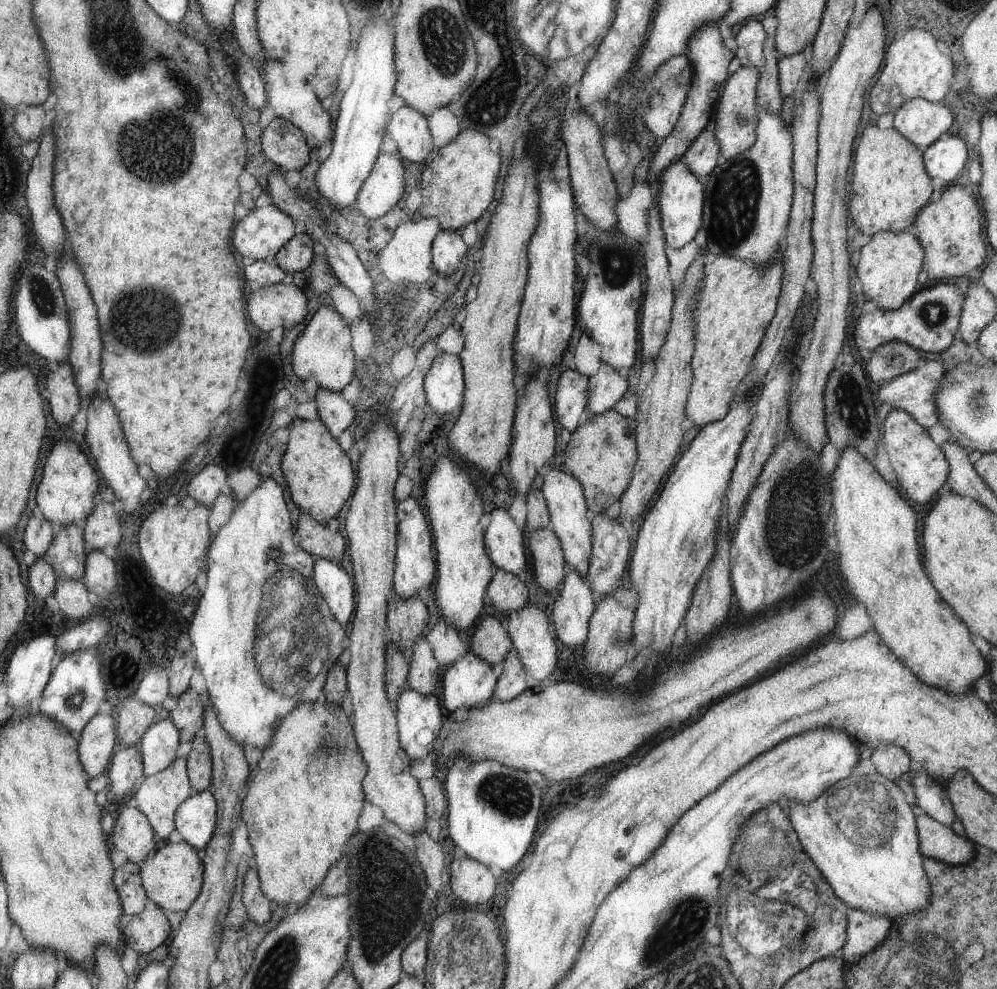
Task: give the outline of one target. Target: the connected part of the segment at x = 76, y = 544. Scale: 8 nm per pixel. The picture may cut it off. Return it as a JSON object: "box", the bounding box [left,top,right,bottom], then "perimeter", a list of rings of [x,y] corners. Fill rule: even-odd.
{"box":[45,524,84,580],"perimeter":[[[70,524],[57,528],[45,558],[59,578],[80,580],[84,576],[84,538],[82,528]]]}

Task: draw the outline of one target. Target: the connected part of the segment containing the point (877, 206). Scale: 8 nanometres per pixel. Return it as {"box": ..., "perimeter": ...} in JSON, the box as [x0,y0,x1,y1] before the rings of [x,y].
{"box":[848,125,934,236],"perimeter":[[[866,125],[856,148],[852,176],[848,182],[852,190],[848,206],[851,208],[852,222],[858,227],[858,232],[872,236],[880,231],[906,231],[915,222],[920,210],[923,210],[924,206],[930,202],[930,194],[934,190],[930,184],[932,180],[923,162],[923,150],[894,128],[880,129],[878,125]]]}

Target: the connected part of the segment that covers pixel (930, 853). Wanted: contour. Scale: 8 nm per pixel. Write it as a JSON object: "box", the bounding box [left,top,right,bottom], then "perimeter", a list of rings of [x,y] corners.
{"box":[918,814,975,866],"perimeter":[[[918,814],[920,850],[924,857],[938,859],[952,866],[968,864],[974,858],[975,844],[956,835],[951,827],[940,824],[928,814]]]}

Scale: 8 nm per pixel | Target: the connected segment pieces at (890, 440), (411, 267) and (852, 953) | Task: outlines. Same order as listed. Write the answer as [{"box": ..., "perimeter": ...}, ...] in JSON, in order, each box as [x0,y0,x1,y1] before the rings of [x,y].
[{"box":[884,409,949,504],"perimeter":[[[892,409],[885,418],[884,429],[885,448],[896,472],[900,490],[914,503],[928,504],[936,496],[936,492],[946,484],[949,474],[947,458],[944,458],[940,448],[932,442],[924,427],[904,410]]]},{"box":[379,213,440,284],"perimeter":[[[417,213],[412,220],[400,224],[380,256],[379,266],[386,278],[394,283],[406,281],[418,284],[426,282],[432,274],[436,273],[432,262],[432,244],[440,229],[439,220],[424,218]]]},{"box":[841,909,892,964],"perimeter":[[[848,909],[847,941],[841,958],[848,964],[858,962],[868,952],[876,950],[890,933],[892,921],[889,918]]]}]

